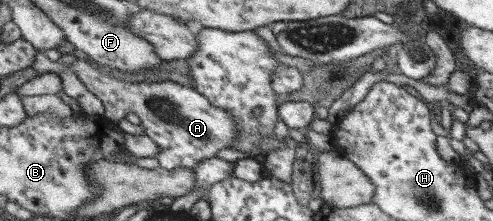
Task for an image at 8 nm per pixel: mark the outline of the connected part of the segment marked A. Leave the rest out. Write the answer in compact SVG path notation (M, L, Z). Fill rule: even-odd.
M72 63L70 67L86 89L100 99L106 120L117 123L126 113L138 116L143 134L150 137L160 149L155 157L161 168L191 169L204 159L216 158L218 151L230 148L236 139L236 122L232 116L226 110L210 104L192 88L170 80L128 83L88 63Z

